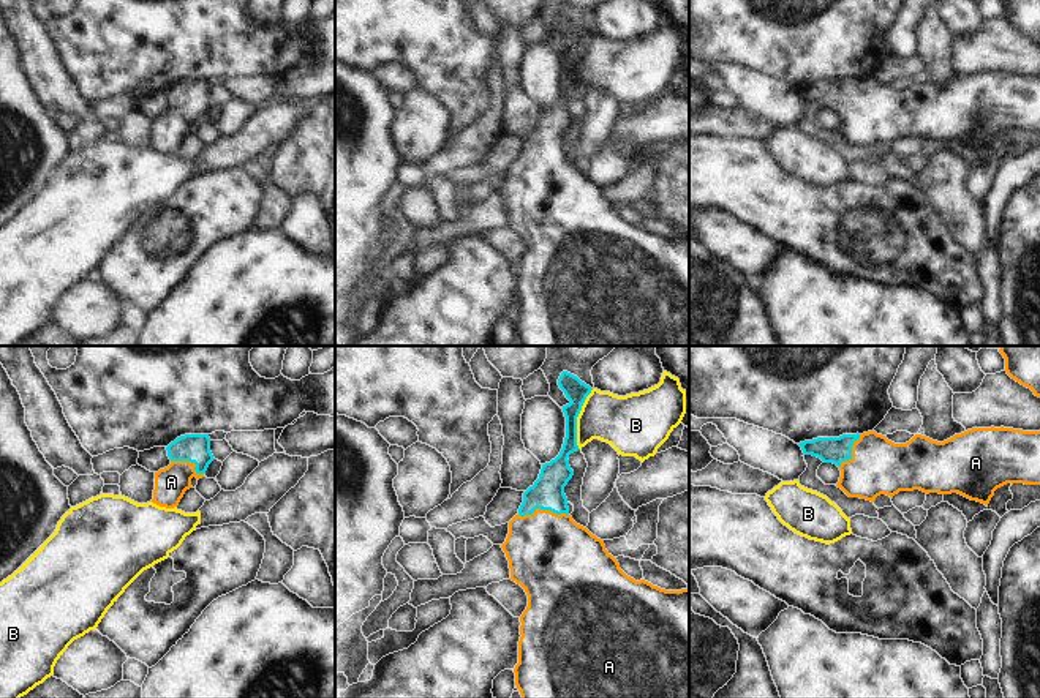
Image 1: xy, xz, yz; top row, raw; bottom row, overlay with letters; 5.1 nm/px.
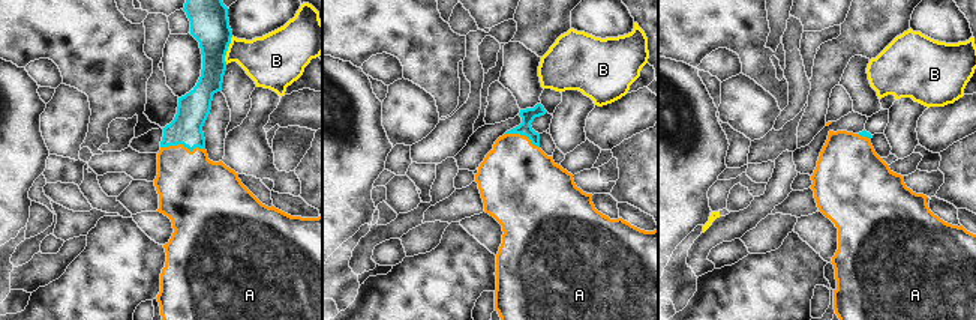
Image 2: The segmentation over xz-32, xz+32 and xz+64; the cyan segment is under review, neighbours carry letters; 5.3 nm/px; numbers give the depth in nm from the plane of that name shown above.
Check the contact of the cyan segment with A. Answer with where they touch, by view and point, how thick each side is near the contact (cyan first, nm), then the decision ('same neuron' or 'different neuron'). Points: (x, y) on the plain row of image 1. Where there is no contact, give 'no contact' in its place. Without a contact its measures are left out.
xz (544, 155) | 170/420 nm | same neuron

